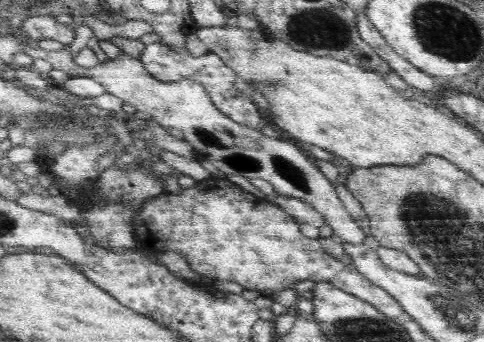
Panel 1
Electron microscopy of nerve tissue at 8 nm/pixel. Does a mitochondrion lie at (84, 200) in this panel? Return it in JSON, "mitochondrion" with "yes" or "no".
{"mitochondrion":"no"}

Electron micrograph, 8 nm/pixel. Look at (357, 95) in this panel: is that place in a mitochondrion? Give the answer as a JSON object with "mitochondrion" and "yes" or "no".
{"mitochondrion":"no"}

